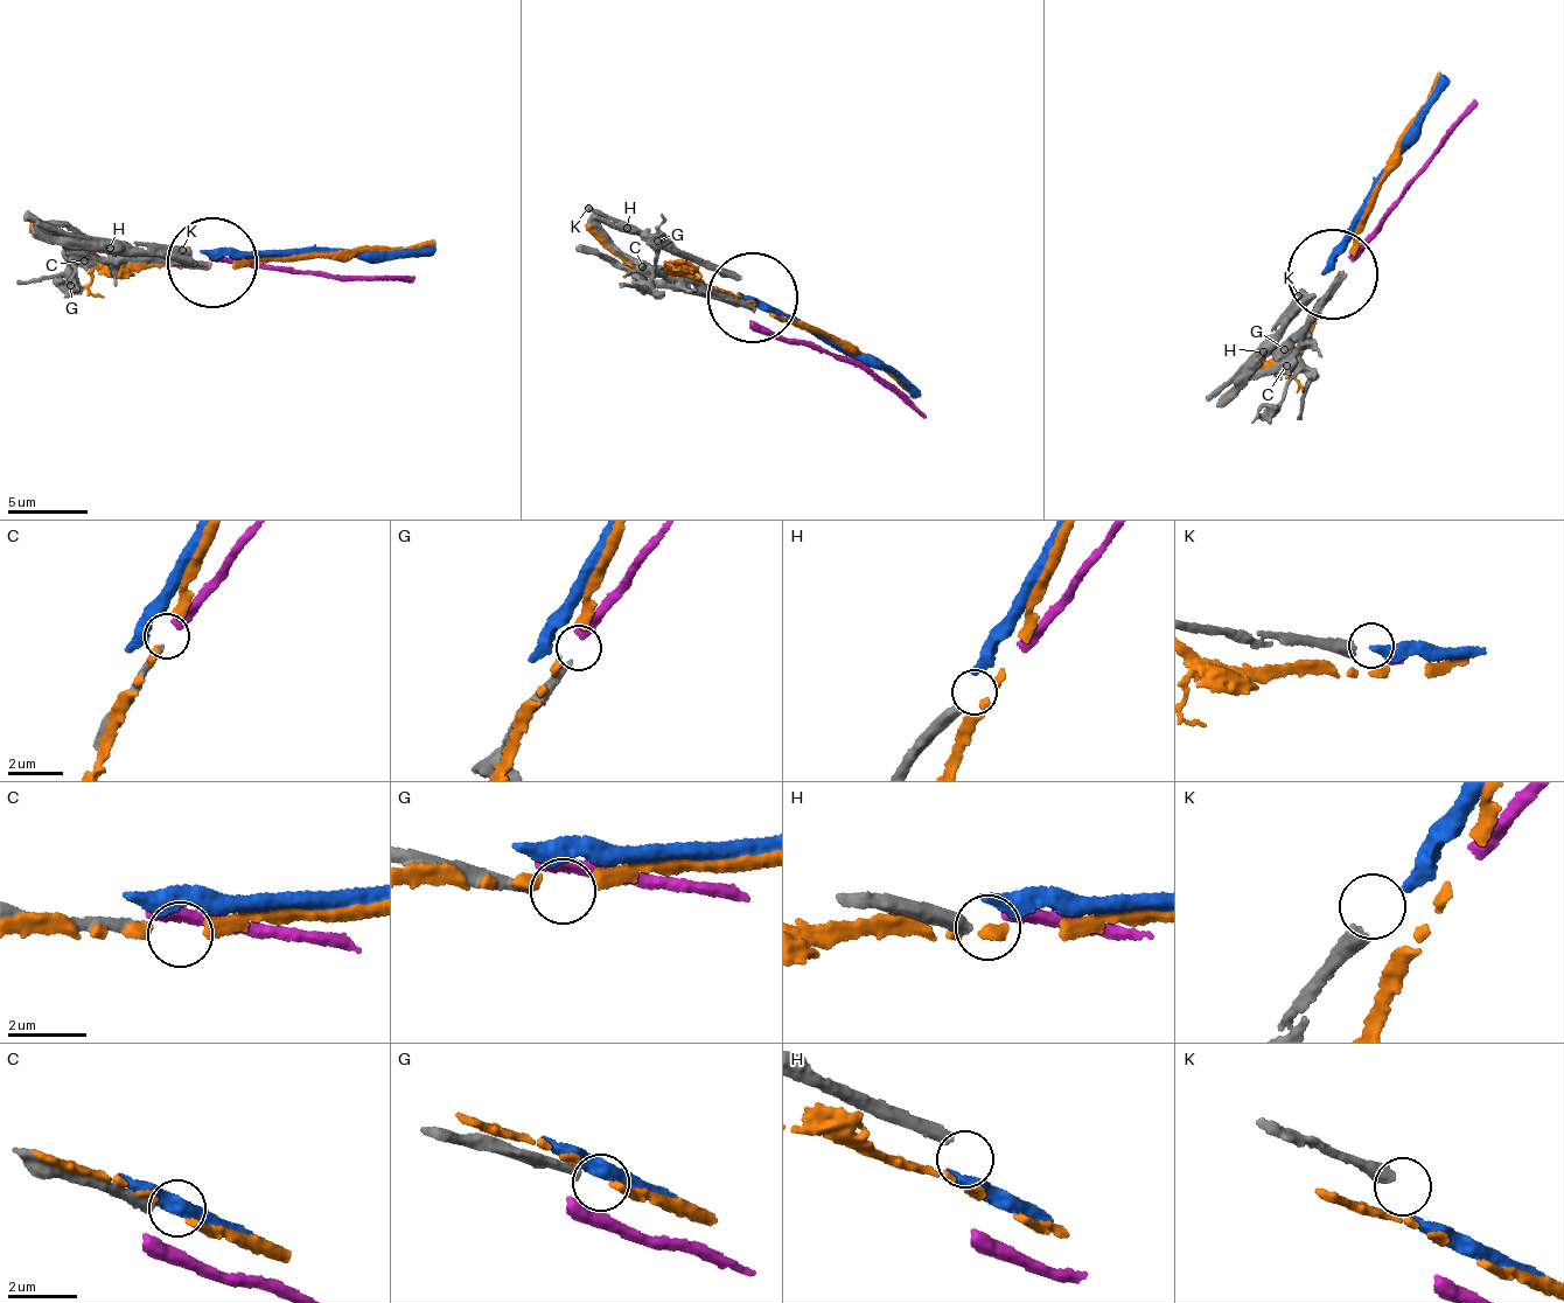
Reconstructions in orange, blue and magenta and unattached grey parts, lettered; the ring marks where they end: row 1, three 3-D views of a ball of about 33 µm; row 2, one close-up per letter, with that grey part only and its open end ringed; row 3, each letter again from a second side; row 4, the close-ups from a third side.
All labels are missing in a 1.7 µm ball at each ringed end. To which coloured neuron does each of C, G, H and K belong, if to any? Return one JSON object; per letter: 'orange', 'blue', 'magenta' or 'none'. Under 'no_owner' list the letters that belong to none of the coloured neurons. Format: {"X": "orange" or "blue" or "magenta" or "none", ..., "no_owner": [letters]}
{"C": "none", "G": "none", "H": "none", "K": "none", "no_owner": ["C", "G", "H", "K"]}

